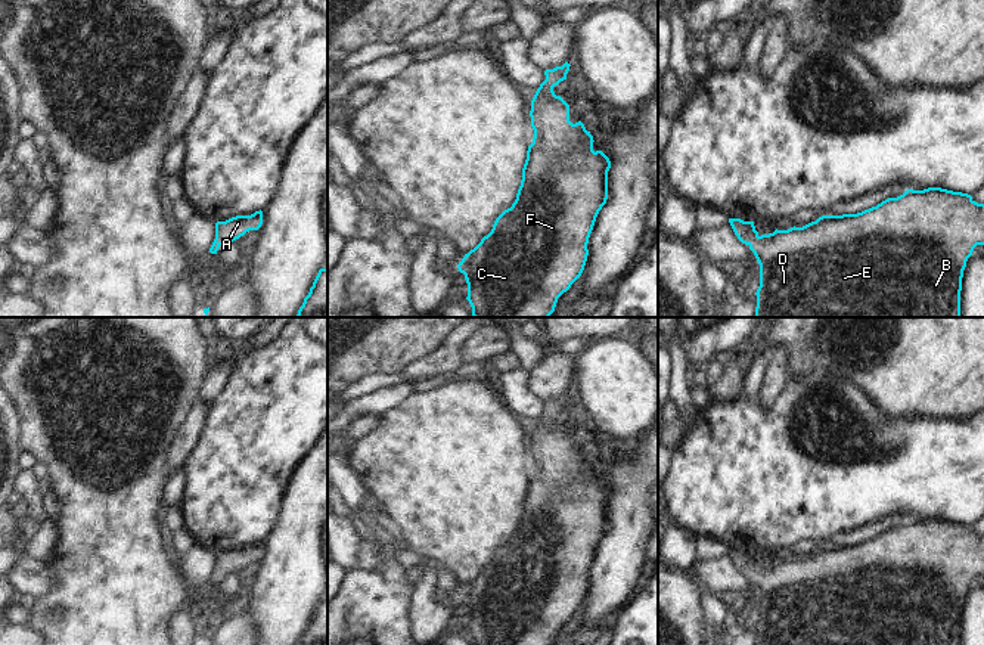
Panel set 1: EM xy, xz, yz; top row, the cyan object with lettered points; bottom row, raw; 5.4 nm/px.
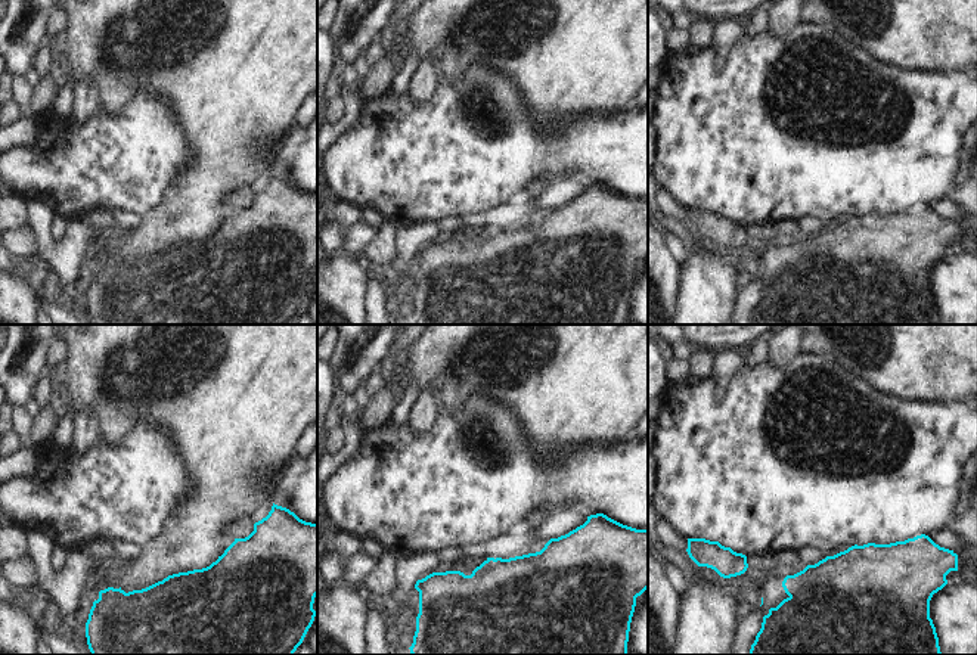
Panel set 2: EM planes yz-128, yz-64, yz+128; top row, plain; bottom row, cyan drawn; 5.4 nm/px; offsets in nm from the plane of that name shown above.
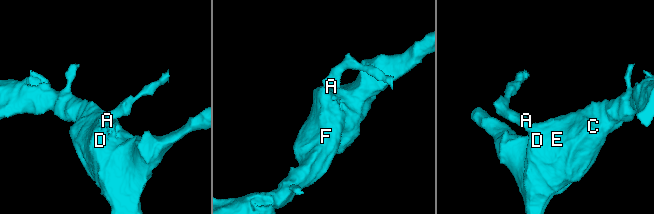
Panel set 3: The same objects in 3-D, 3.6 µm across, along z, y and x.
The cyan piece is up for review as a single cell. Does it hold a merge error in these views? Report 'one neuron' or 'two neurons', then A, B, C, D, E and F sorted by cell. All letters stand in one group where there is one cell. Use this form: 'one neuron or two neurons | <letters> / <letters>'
one neuron | A B C D E F

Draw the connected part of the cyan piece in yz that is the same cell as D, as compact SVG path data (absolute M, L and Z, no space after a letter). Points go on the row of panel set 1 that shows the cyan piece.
M941 187L924 190L907 189L897 198L888 198L857 214L822 215L803 227L775 230L758 235L754 221L729 218L738 239L748 245L760 264L760 286L755 292L755 317L960 317L962 277L968 258L977 245L984 245L984 204L978 204L971 195Z

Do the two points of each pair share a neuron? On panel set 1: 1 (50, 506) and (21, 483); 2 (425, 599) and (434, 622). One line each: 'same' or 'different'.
1: different
2: same

